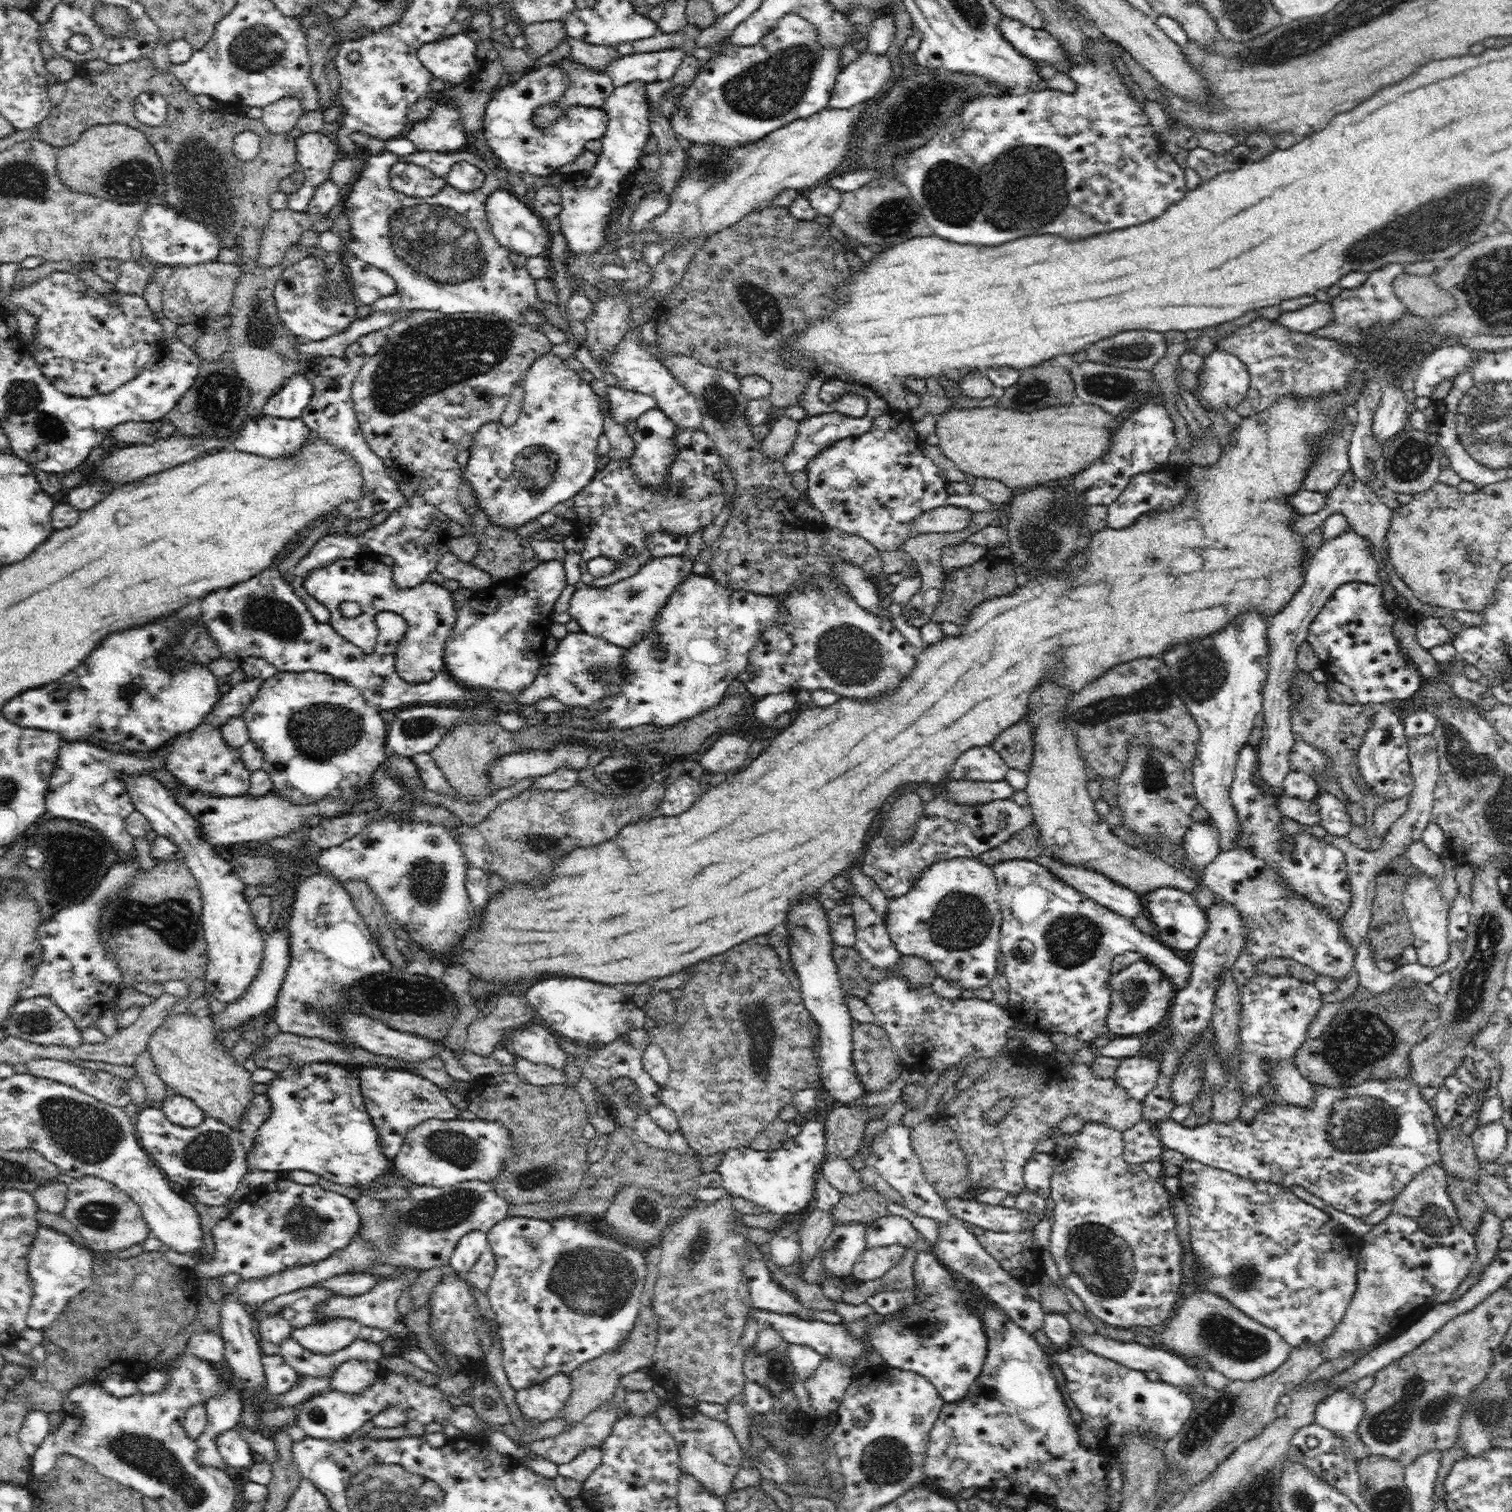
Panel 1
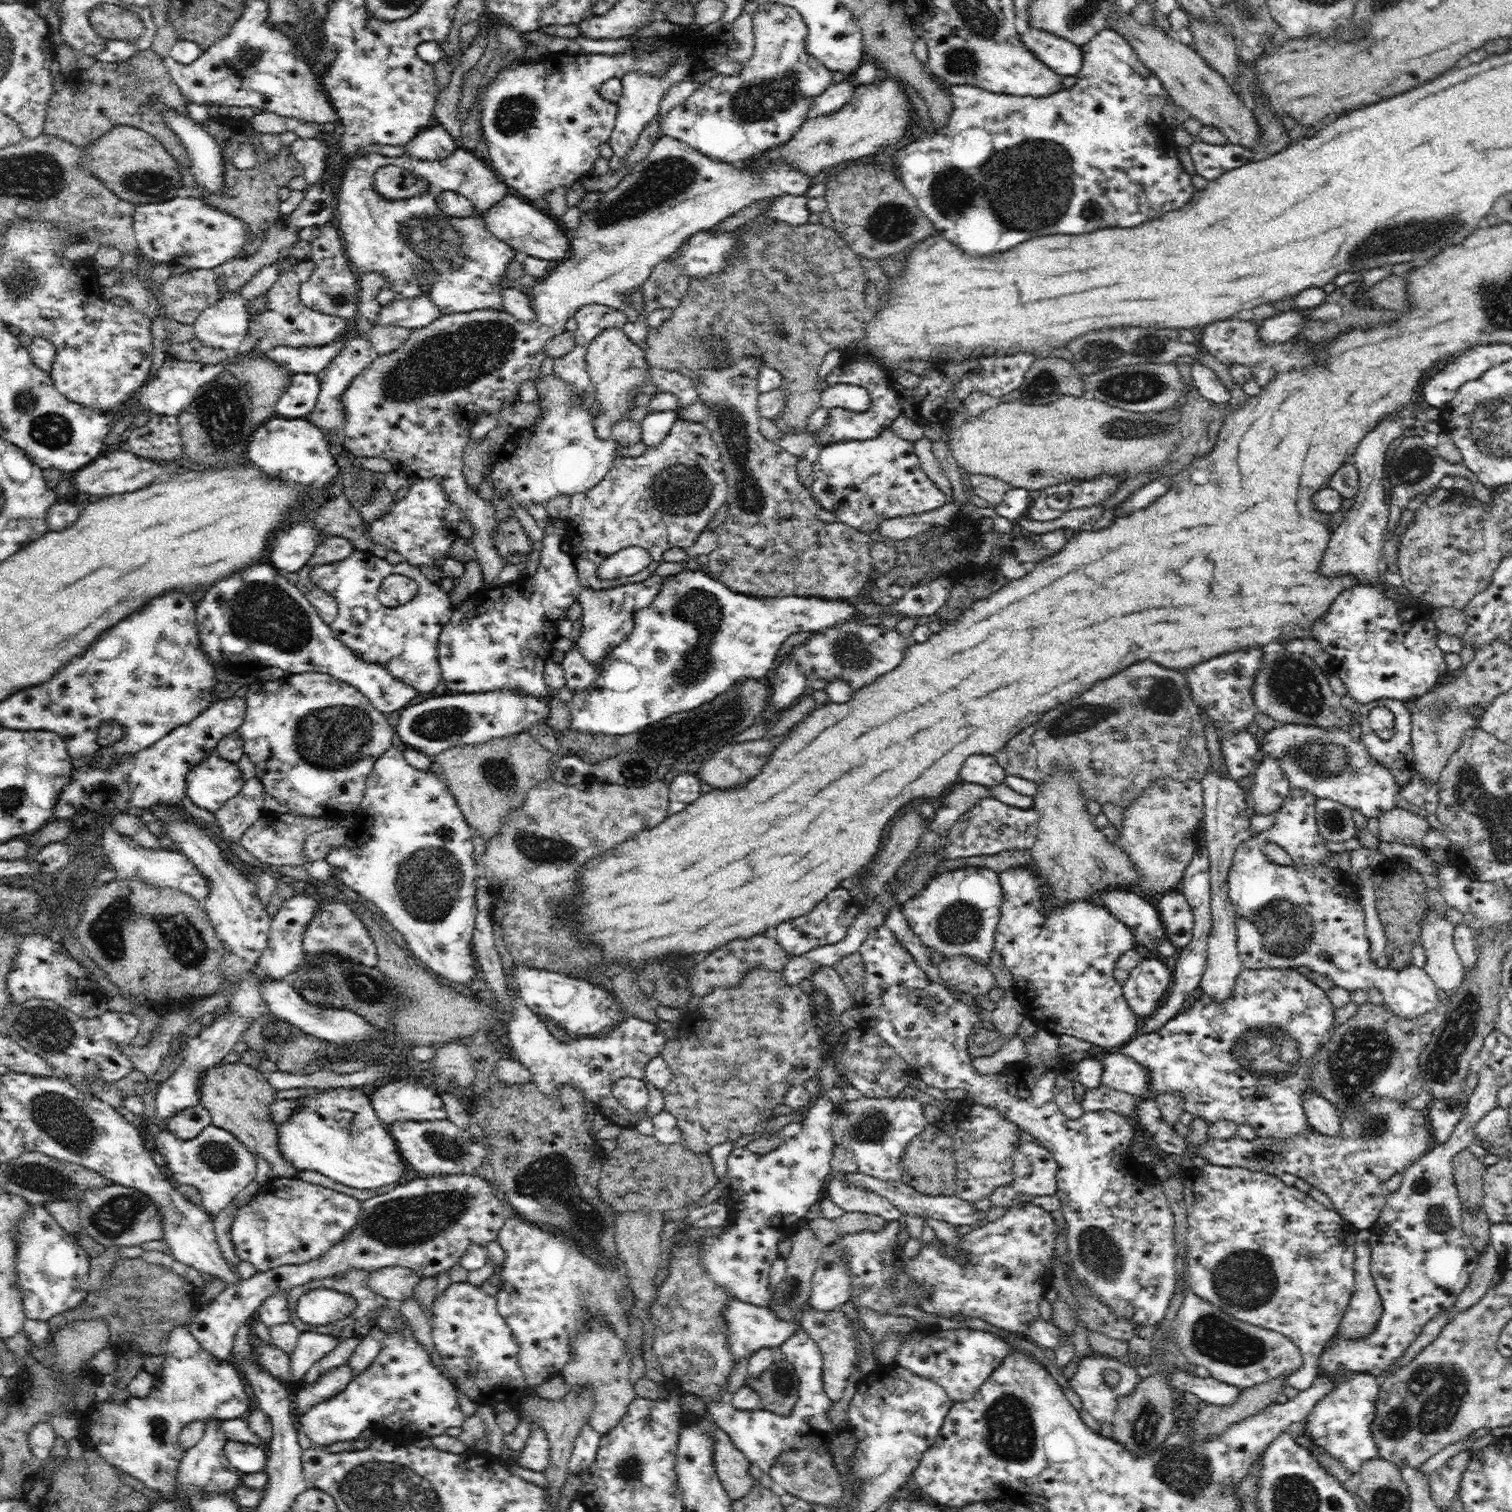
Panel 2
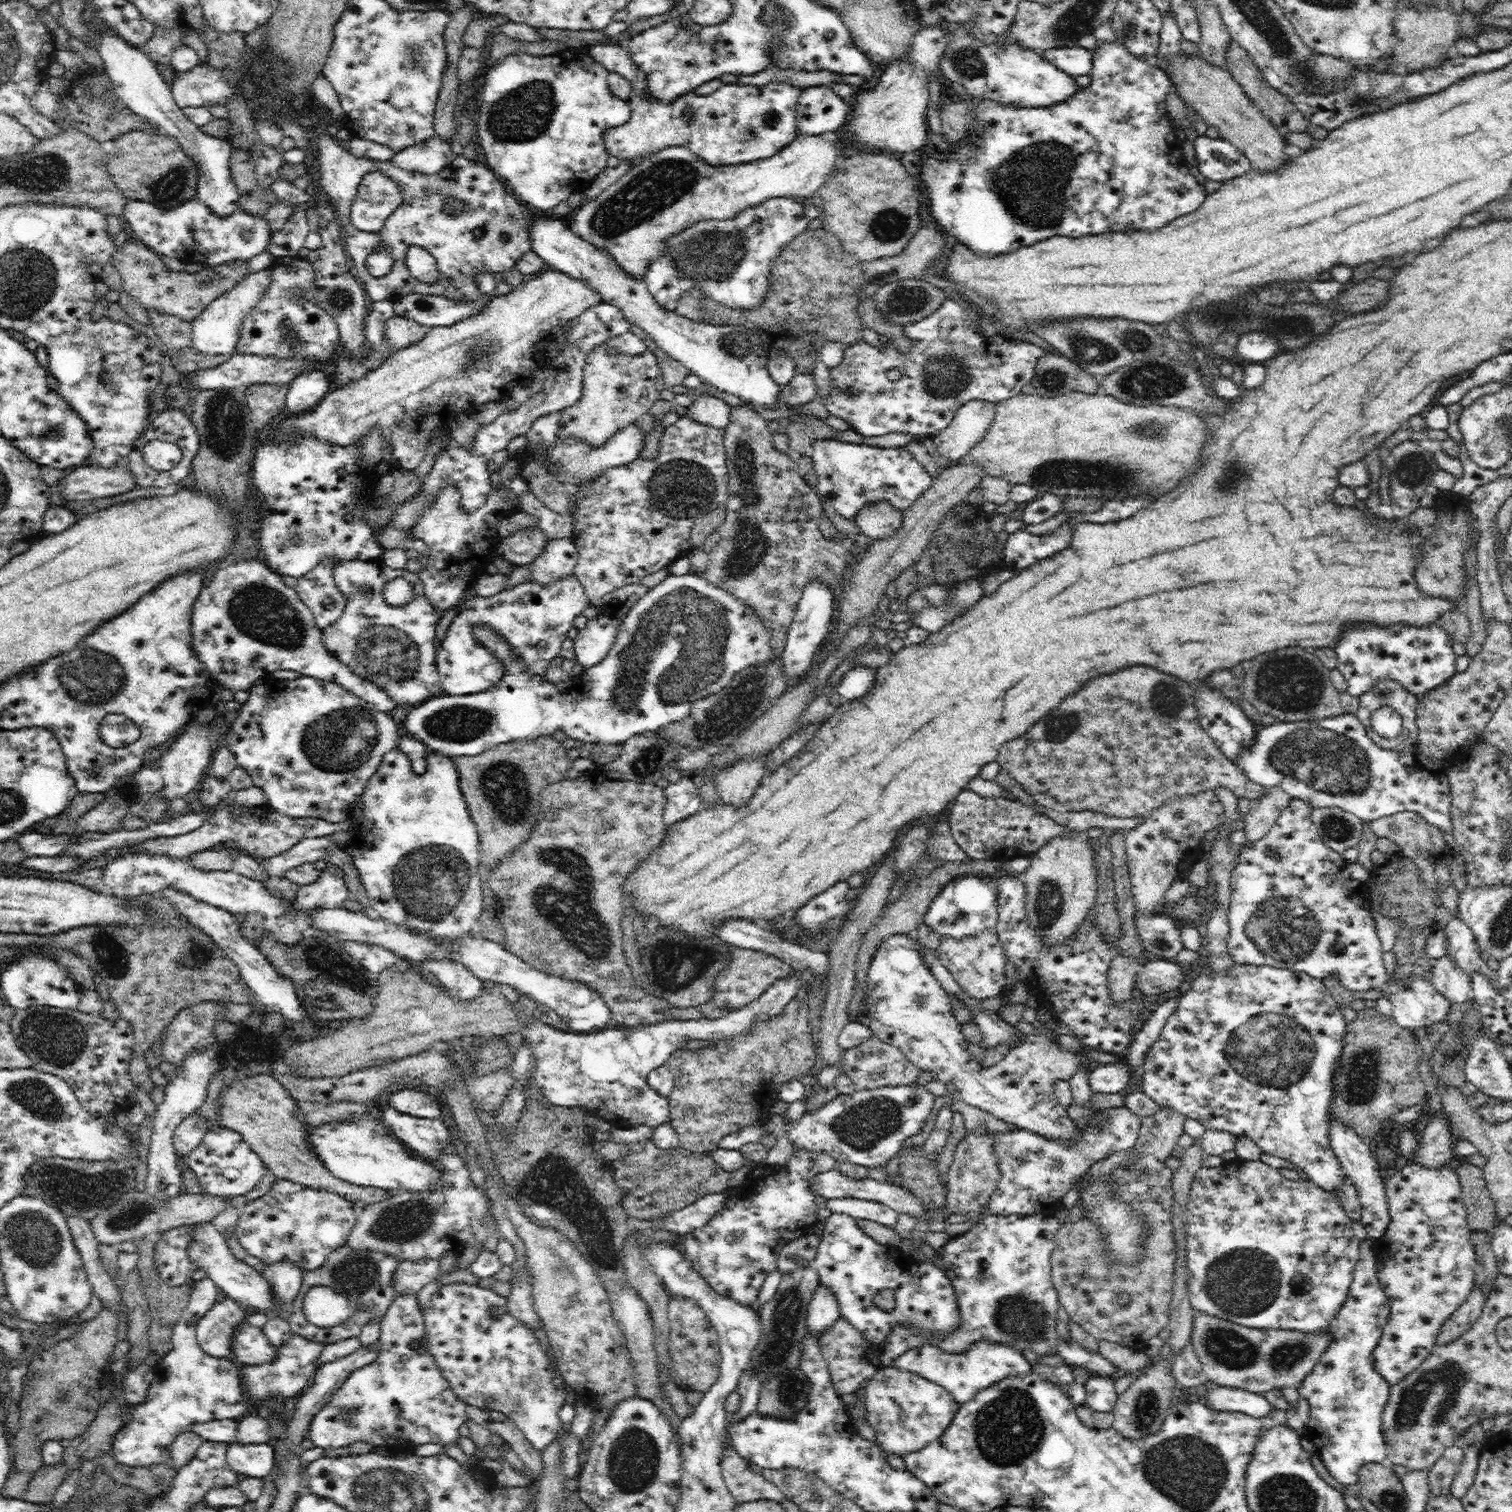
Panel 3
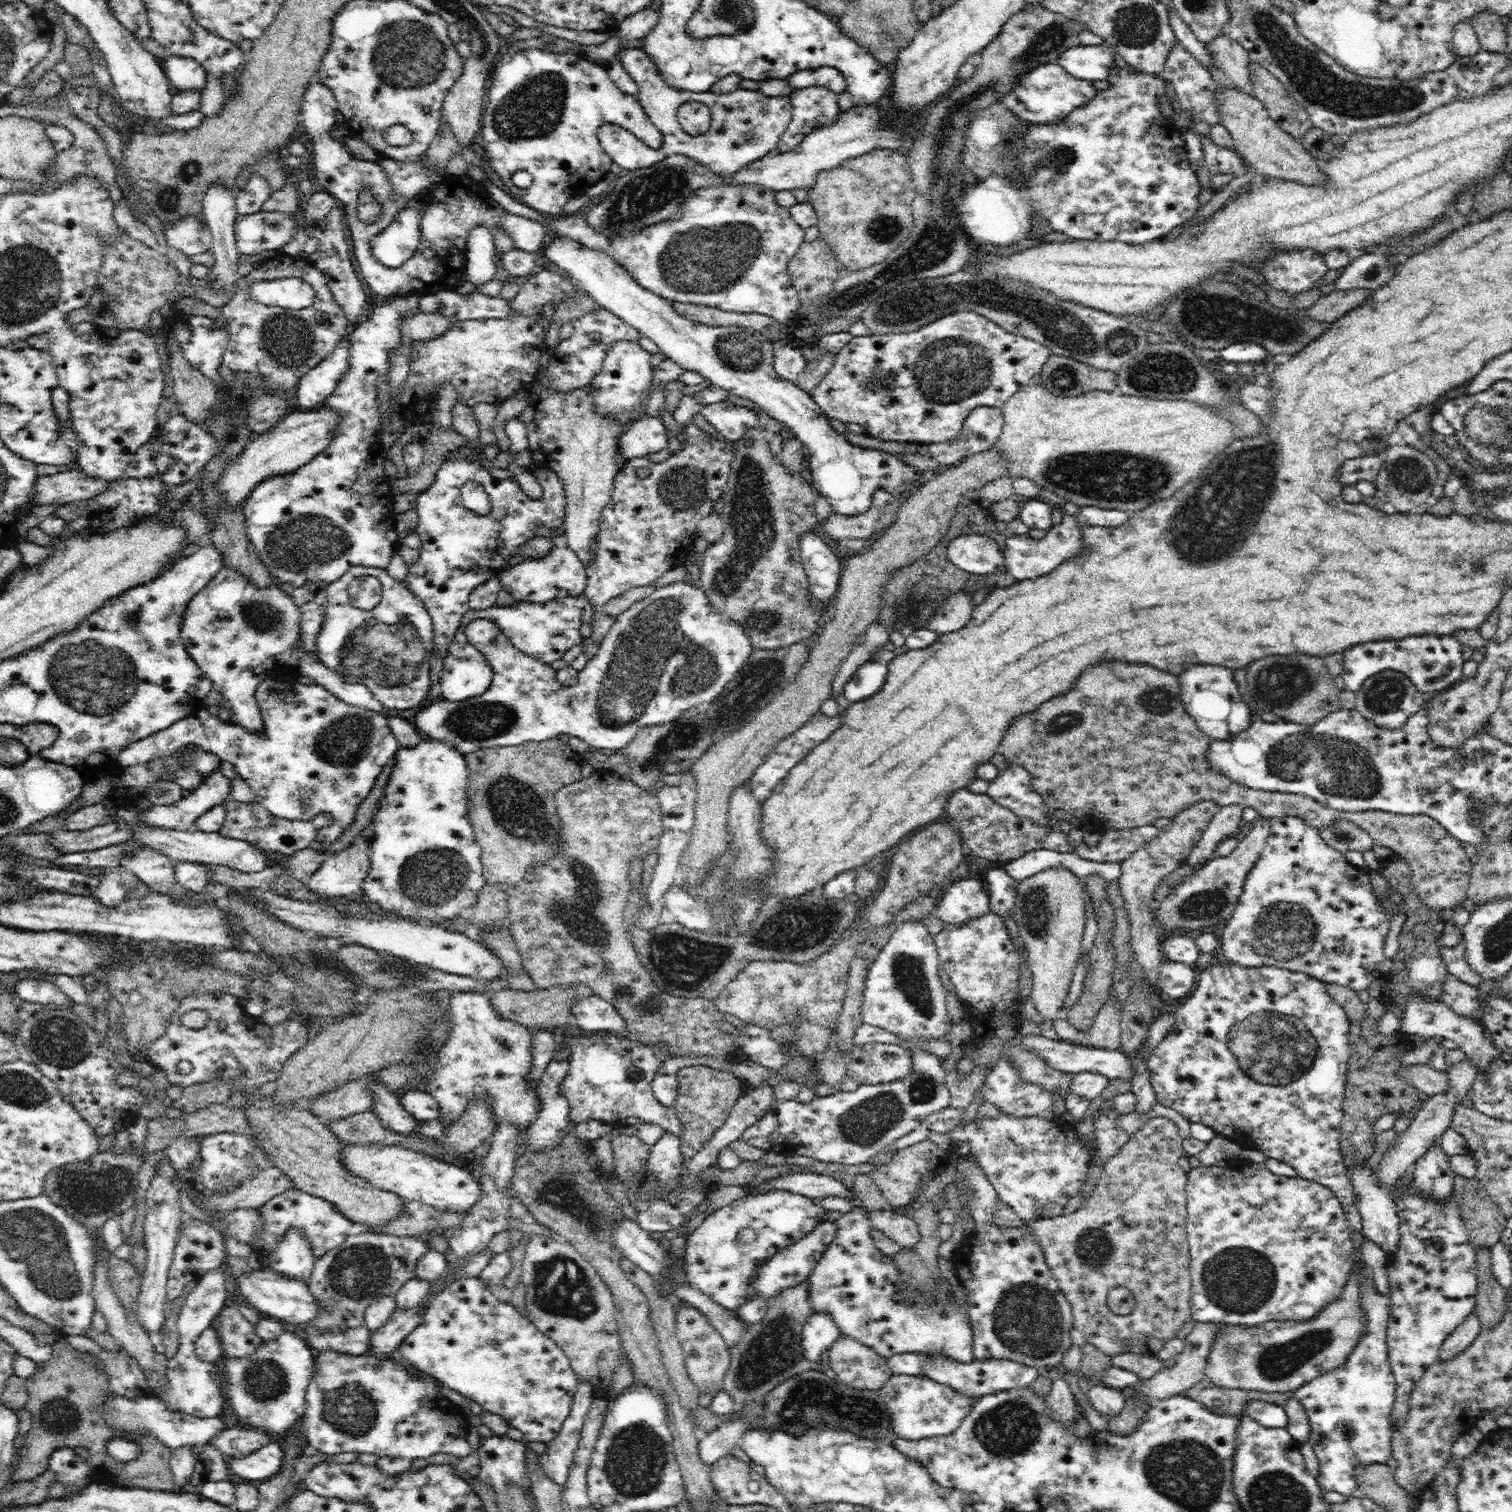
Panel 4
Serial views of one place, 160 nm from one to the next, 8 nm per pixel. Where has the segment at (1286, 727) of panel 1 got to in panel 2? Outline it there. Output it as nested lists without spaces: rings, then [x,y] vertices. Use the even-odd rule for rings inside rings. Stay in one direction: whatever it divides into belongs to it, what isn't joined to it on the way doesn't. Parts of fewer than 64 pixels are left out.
[[[1396,414],[1394,418],[1382,420],[1378,428],[1368,432],[1354,450],[1354,464],[1359,472],[1359,489],[1354,498],[1350,510],[1344,514],[1344,522],[1338,526],[1338,530],[1330,538],[1330,546],[1326,550],[1324,562],[1322,562],[1322,574],[1336,576],[1336,574],[1358,574],[1370,582],[1376,582],[1380,578],[1380,554],[1382,554],[1382,536],[1388,527],[1389,510],[1384,501],[1386,490],[1382,479],[1385,478],[1384,457],[1390,442],[1402,434],[1402,423]],[[1260,754],[1254,775],[1255,783],[1249,793],[1251,813],[1277,812],[1291,788],[1291,782],[1284,776],[1278,761],[1271,756]]]

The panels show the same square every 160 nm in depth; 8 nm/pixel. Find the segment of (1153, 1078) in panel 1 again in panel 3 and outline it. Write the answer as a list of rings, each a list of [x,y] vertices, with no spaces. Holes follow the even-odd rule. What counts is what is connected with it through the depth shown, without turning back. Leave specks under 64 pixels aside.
[[[1125,1059],[1115,1064],[1092,1064],[1088,1076],[1088,1085],[1093,1093],[1116,1094],[1128,1086],[1132,1071]]]

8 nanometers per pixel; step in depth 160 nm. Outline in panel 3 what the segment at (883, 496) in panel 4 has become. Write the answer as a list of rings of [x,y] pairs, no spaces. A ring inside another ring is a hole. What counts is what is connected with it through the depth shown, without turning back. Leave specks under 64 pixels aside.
[[[886,501],[869,504],[853,518],[862,534],[880,539],[900,528],[902,511]]]

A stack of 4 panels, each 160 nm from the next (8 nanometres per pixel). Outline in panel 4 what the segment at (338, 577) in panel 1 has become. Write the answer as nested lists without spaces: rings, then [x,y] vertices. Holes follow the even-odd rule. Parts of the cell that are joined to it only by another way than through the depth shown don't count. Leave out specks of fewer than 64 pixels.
[[[352,567],[348,572],[338,580],[332,582],[330,585],[326,586],[326,608],[324,608],[324,623],[322,623],[320,632],[318,633],[318,638],[316,640],[317,645],[317,659],[321,663],[328,667],[330,670],[337,672],[346,682],[362,683],[365,684],[373,695],[383,704],[384,707],[396,710],[406,710],[406,708],[412,708],[412,706],[418,706],[418,704],[423,705],[427,703],[426,695],[430,690],[430,657],[432,657],[434,652],[434,629],[431,617],[424,607],[422,600],[418,597],[414,597],[414,594],[410,593],[408,587],[406,587],[406,582],[398,582],[388,575],[388,572],[384,568],[374,568],[374,567]],[[360,576],[374,576],[381,582],[381,589],[383,591],[381,602],[372,610],[364,611],[358,608],[353,608],[347,605],[347,594],[348,586],[351,582],[359,578]]]

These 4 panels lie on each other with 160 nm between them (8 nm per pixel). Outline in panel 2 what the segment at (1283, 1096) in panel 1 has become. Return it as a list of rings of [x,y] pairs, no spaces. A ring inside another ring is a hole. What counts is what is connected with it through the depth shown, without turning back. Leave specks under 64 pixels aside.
[[[1310,1090],[1305,1093],[1303,1106],[1308,1123],[1314,1130],[1330,1137],[1341,1134],[1341,1116],[1328,1100],[1318,1095],[1318,1092]]]

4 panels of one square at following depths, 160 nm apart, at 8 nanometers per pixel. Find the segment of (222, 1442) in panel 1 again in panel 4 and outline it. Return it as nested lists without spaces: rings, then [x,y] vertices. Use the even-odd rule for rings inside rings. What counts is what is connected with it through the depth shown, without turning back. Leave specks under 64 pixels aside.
[[[269,1442],[248,1456],[228,1456],[230,1472],[250,1480],[266,1480],[282,1466],[282,1446]]]

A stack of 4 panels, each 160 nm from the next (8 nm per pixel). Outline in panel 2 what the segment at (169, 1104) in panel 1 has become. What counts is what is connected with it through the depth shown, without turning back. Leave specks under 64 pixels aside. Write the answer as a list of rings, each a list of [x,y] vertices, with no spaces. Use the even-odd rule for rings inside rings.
[[[202,1105],[186,1108],[184,1111],[180,1111],[178,1114],[170,1117],[171,1120],[165,1127],[184,1141],[199,1136],[202,1130],[211,1124],[210,1113]]]

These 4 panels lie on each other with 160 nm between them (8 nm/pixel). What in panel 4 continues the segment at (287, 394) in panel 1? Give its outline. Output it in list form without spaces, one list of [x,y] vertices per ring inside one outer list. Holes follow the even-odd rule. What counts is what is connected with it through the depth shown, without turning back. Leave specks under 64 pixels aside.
[[[346,335],[322,362],[311,368],[297,385],[297,404],[318,408],[334,392],[350,360],[350,341]]]

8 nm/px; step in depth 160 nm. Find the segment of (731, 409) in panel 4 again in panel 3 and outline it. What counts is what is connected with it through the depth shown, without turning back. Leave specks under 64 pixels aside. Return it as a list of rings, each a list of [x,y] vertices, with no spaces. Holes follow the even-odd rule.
[[[695,395],[694,402],[686,407],[686,417],[724,431],[730,424],[730,408],[722,399],[712,395]]]

